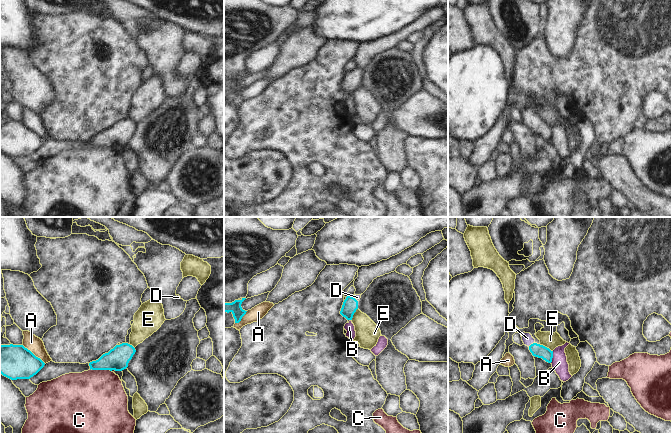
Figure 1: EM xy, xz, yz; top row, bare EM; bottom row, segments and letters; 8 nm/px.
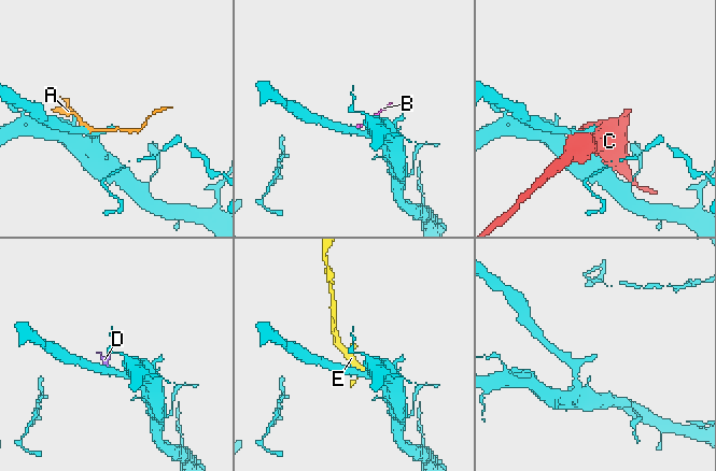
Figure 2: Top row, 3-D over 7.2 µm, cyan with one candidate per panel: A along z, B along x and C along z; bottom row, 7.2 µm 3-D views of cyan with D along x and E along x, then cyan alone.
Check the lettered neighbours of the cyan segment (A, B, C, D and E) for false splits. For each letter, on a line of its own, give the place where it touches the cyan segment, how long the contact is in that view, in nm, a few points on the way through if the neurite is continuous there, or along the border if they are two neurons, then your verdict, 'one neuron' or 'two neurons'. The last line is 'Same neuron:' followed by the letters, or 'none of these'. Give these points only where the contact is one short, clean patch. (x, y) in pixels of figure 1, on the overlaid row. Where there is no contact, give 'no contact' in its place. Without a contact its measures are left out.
A: xy (33, 354) | 240 nm | along xy (22, 345), (45, 363) | two neurons
B: yz (552, 357) | 100 nm | along yz (553, 351), (553, 357), (550, 362) | two neurons
C: xy (101, 369) | 180 nm | two neurons
D: yz (531, 344) | 70 nm | across yz (537, 350), (531, 344), (527, 338) | one neuron
E: yz (546, 347) | 130 nm | along yz (539, 344), (548, 347), (552, 351) | two neurons
Same neuron: D

